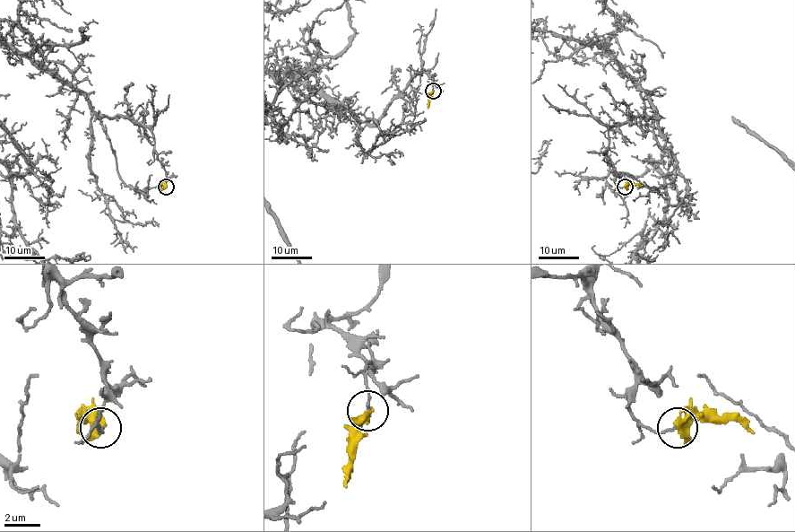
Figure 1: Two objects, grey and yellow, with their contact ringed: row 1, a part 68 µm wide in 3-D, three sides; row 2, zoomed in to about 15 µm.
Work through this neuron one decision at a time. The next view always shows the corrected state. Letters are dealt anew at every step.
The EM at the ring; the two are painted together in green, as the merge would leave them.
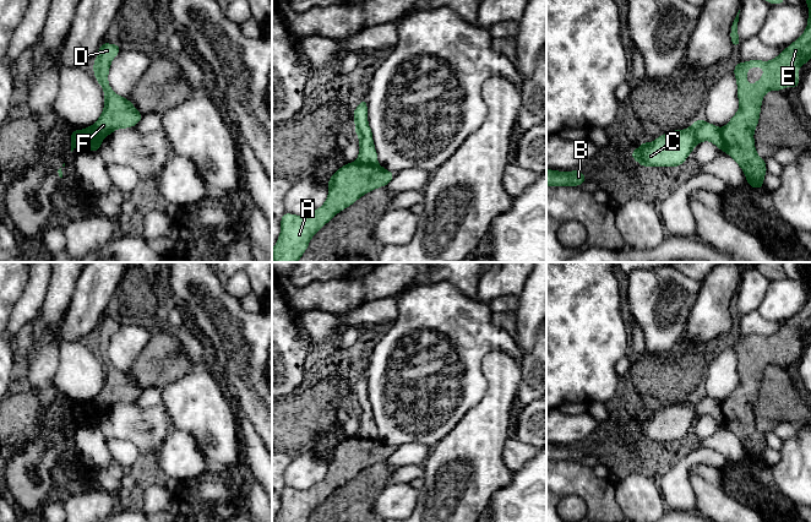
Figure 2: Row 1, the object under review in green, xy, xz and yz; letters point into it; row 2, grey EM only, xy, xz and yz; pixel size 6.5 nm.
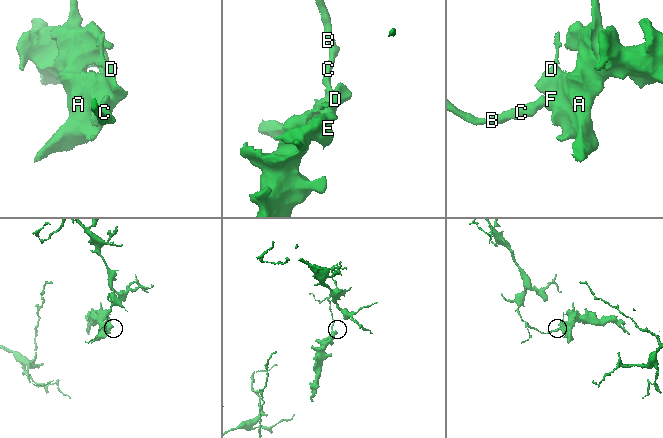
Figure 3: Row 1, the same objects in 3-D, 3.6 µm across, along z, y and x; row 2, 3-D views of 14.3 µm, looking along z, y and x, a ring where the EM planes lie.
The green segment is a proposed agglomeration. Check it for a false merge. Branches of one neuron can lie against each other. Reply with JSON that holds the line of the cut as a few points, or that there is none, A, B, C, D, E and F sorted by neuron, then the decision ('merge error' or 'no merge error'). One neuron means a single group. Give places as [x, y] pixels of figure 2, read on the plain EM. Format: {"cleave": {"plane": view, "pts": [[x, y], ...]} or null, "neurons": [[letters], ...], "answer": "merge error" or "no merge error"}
{"cleave": {"plane": "xy", "pts": [[101, 413], [91, 413], [87, 417], [88, 424]]}, "neurons": [["A", "D", "E", "F"], ["B", "C"]], "answer": "merge error"}

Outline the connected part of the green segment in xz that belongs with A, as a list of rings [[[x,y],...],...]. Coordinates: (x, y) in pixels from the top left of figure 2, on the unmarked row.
[[[345,437],[328,453],[326,477],[306,490],[285,486],[274,522],[307,522],[311,512],[338,486],[369,466],[387,461],[396,451],[379,439]]]

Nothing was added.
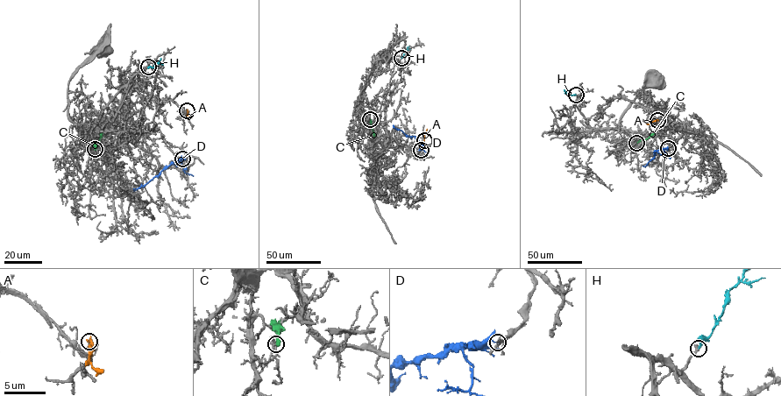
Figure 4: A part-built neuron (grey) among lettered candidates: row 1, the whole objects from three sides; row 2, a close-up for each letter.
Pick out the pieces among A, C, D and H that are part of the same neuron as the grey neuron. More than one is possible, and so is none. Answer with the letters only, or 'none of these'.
H

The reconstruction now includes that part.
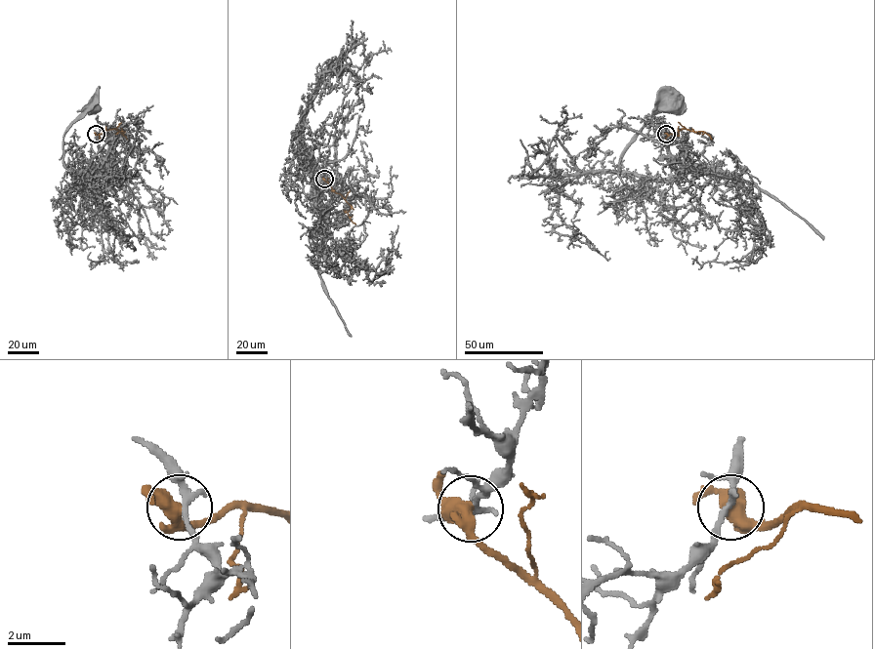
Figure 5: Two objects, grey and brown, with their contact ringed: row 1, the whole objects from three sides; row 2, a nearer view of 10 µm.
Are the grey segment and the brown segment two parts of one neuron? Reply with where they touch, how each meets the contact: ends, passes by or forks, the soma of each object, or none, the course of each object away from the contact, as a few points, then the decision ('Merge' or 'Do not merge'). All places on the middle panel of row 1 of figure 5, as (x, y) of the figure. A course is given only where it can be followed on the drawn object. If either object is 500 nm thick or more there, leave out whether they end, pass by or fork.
Place: (324, 179). At the ring grey forks. At the ring brown passes by. Soma of grey: (321, 185). Soma of brown: none. Course of grey: (324, 179), (330, 170), (337, 171), (326, 204), (314, 185), (303, 139), (292, 132), (292, 148), (321, 185). Course of brown: (324, 179), (333, 191), (340, 193), (351, 206), (348, 216), (355, 224). Do not merge

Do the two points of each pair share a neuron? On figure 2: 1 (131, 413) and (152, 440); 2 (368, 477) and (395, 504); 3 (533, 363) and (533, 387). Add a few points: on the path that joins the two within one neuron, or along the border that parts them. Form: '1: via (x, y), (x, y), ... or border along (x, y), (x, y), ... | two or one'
1: via (134, 419), (148, 434) | one
2: border along (386, 487), (377, 495), (373, 509) | two
3: via (533, 369), (533, 381) | one

